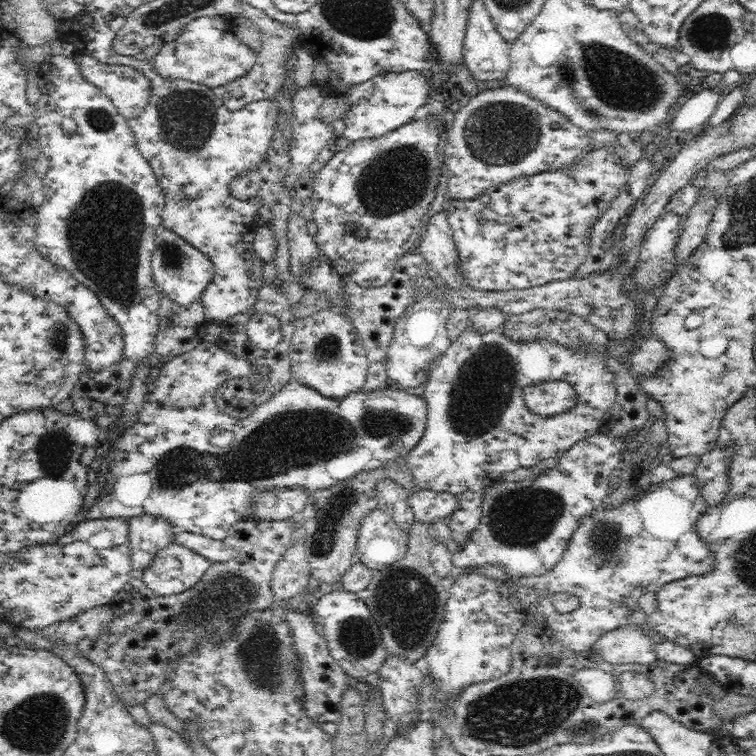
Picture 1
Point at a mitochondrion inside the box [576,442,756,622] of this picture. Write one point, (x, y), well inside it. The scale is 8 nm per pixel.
(605, 539)

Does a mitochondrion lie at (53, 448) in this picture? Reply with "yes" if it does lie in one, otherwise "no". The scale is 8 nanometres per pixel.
yes

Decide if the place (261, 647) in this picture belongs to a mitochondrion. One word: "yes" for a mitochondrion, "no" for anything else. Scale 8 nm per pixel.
yes

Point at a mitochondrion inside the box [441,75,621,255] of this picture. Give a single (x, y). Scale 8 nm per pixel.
(501, 133)

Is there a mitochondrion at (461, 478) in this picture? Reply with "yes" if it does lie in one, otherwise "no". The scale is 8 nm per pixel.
no

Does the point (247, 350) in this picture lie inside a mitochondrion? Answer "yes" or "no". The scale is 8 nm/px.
no

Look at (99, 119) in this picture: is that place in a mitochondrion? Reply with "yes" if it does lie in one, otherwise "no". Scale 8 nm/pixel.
yes

